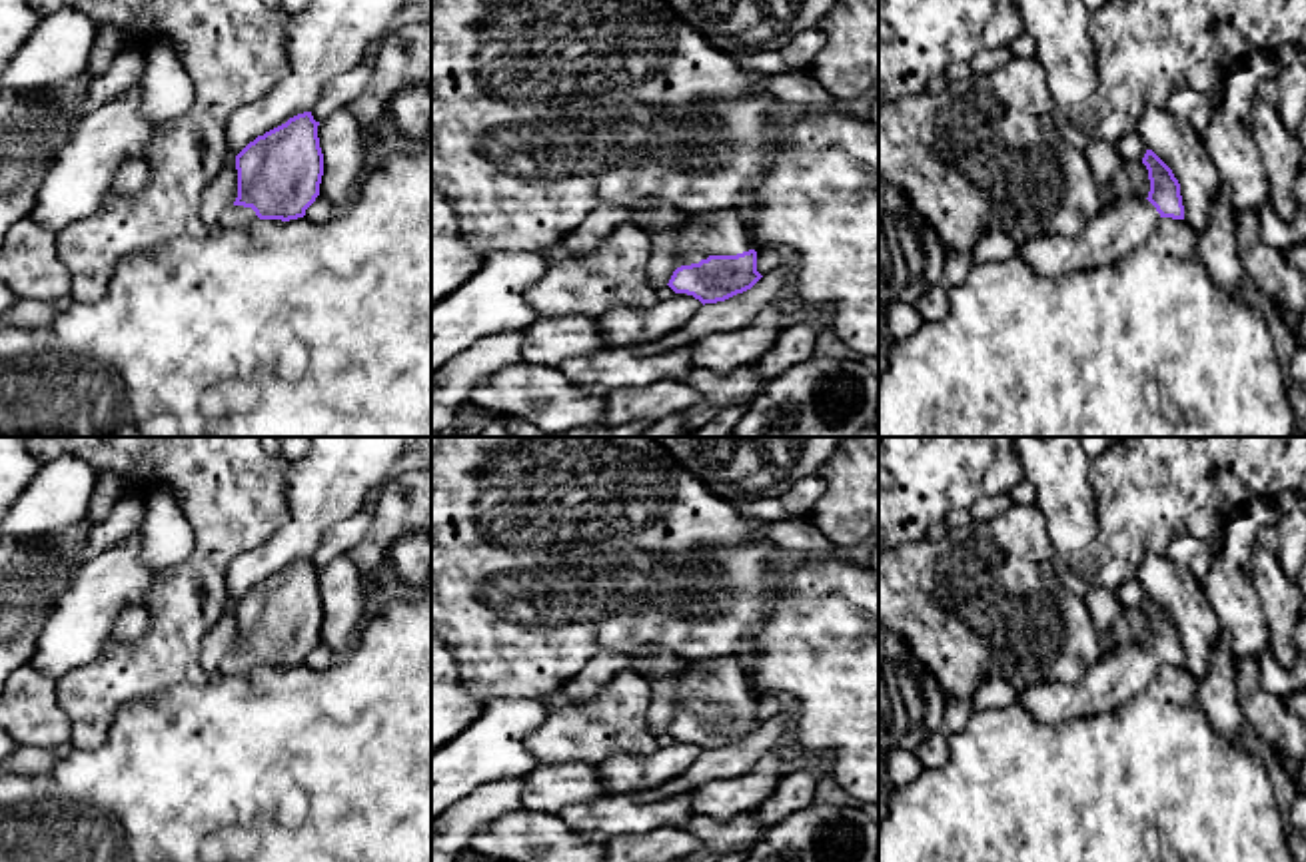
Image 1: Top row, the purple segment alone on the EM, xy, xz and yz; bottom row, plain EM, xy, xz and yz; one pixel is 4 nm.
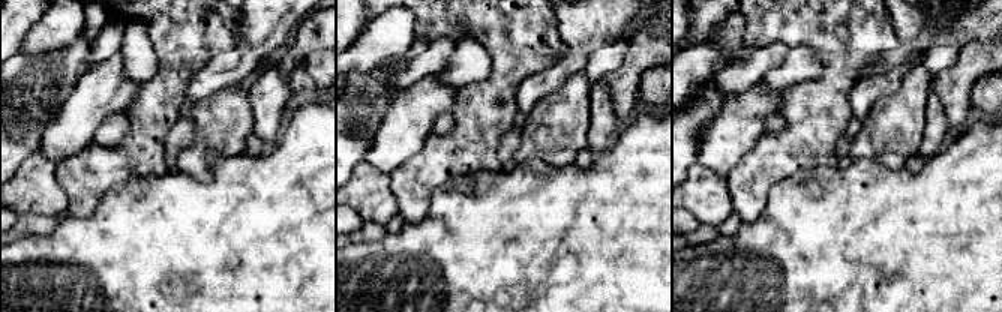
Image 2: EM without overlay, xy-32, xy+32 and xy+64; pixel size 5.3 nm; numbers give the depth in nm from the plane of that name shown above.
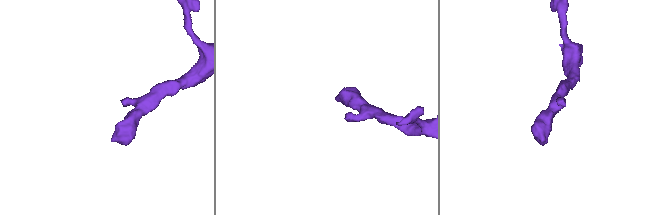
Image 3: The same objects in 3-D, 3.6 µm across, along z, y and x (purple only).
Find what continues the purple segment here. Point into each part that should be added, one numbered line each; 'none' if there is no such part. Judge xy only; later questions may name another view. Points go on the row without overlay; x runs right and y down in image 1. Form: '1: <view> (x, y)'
1: xy (236, 665)

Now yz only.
1: yz (1125, 671)

